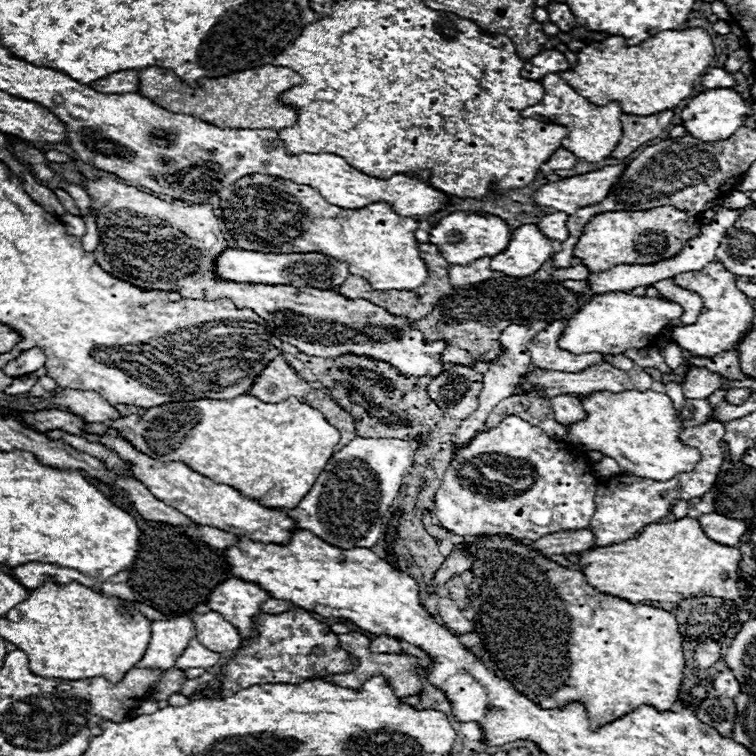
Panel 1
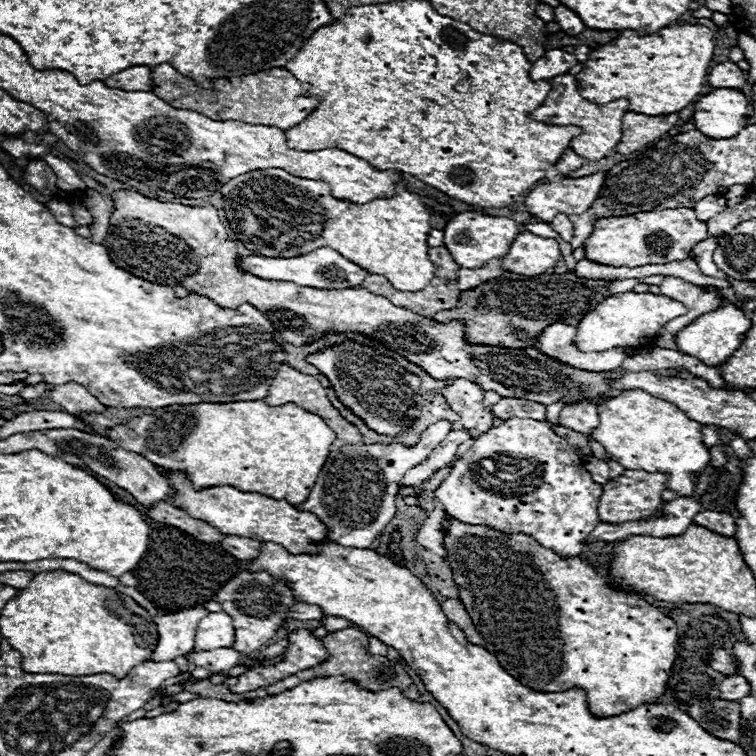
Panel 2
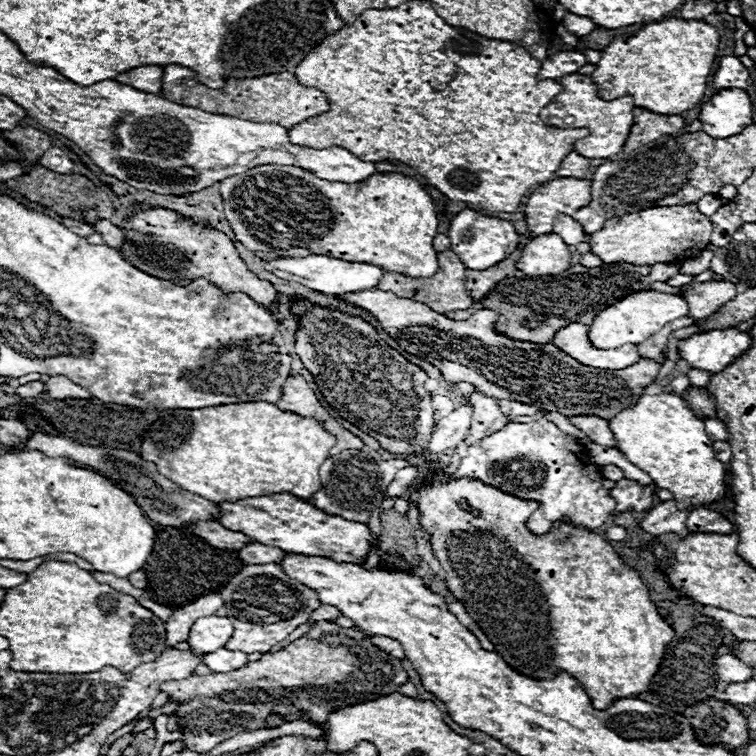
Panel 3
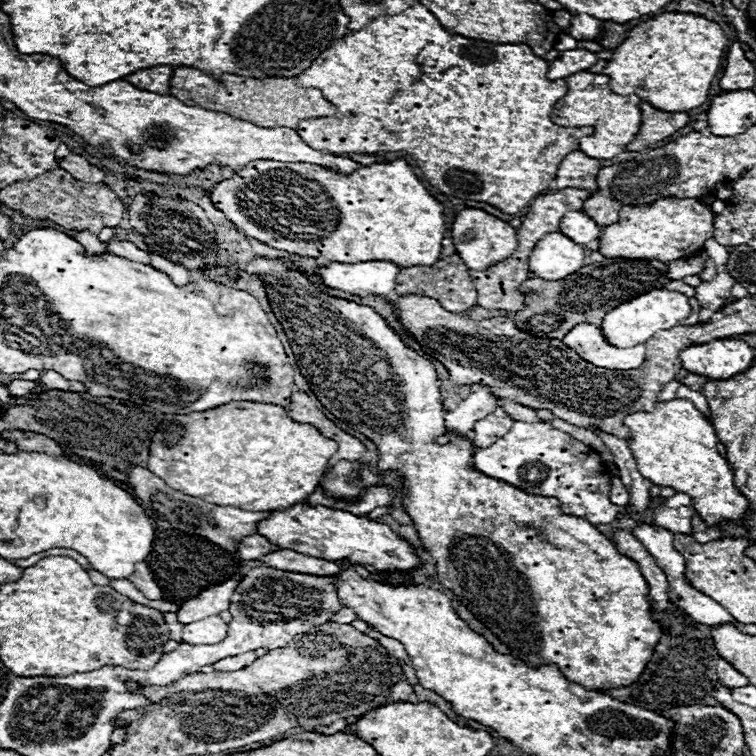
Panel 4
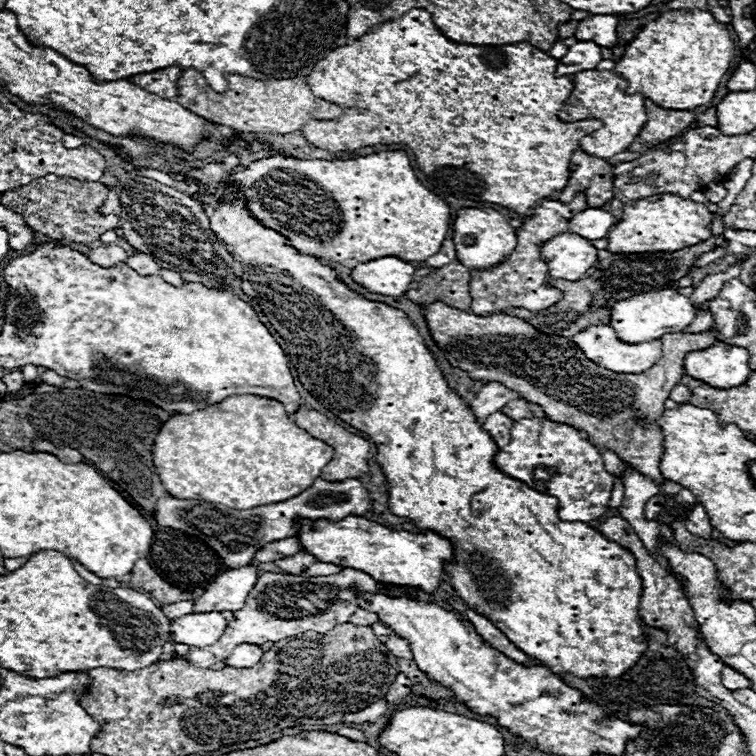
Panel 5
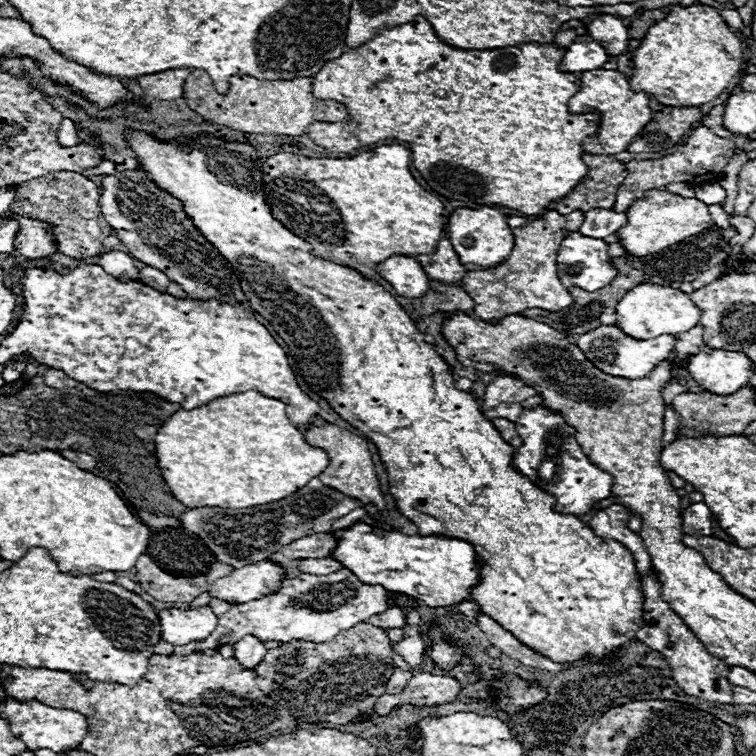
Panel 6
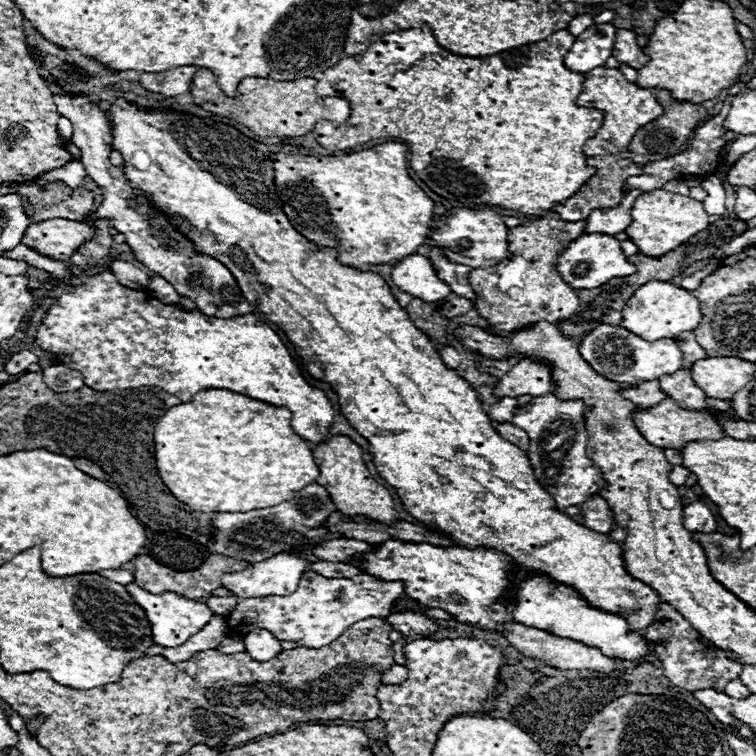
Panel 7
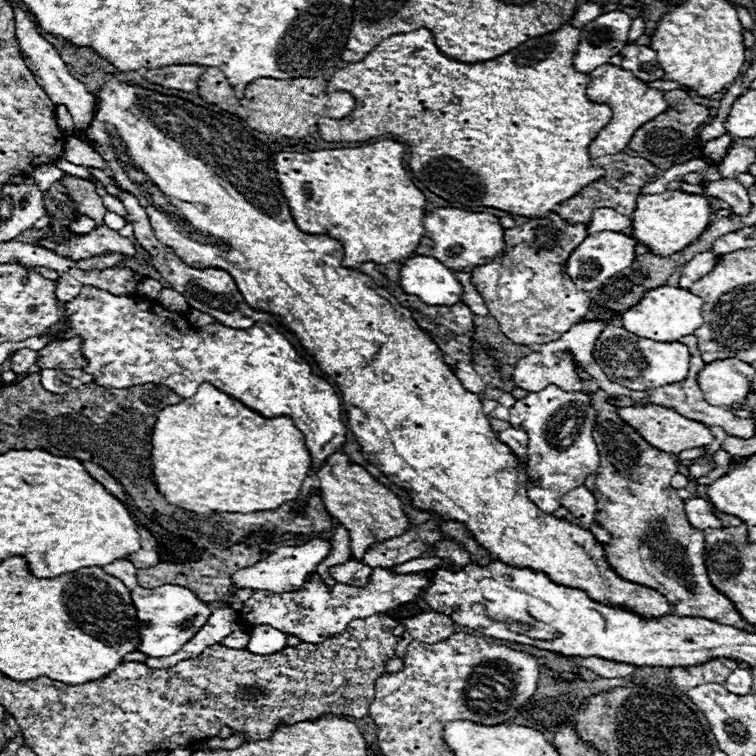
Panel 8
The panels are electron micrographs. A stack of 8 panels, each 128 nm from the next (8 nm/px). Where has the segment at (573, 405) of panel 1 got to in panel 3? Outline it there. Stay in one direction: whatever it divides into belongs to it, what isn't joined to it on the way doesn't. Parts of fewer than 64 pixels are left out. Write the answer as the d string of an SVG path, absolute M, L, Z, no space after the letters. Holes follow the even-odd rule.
M572 416L572 418L568 418L568 420L570 420L570 424L574 424L578 430L582 430L592 442L614 448L612 430L608 428L608 422L606 422L604 418L596 418L596 416Z

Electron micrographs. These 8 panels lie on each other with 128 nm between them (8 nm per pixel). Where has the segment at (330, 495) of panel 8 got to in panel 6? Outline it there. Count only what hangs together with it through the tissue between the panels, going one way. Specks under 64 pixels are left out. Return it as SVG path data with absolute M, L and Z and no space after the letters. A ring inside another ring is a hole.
M326 422L324 426L310 424L308 428L302 428L302 432L304 432L304 438L308 444L322 448L330 456L328 470L324 470L324 474L318 476L322 480L322 484L336 488L350 498L358 498L362 504L374 504L380 510L384 508L384 496L380 492L380 484L378 484L378 478L374 472L374 464L372 464L372 456L370 456L366 440L362 440L360 436L356 436L336 424L330 424L330 422Z

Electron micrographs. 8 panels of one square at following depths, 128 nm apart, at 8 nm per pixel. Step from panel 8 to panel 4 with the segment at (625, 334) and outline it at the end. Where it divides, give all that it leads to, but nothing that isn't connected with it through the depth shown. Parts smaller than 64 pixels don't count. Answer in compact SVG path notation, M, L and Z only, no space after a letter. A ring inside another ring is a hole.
M578 324L562 340L568 348L576 350L580 358L594 366L608 370L632 370L646 360L646 346L636 344L632 348L614 348L606 342L600 326Z

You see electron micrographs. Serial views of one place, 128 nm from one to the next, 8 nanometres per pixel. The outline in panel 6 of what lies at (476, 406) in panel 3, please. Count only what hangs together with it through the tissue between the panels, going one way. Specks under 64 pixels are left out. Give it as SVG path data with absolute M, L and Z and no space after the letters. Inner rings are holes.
M494 418L492 424L494 424L494 428L500 432L500 436L502 436L510 446L518 448L518 446L522 444L522 442L520 442L520 436L518 436L518 432L516 432L516 428L514 428L514 422L504 420L504 418Z

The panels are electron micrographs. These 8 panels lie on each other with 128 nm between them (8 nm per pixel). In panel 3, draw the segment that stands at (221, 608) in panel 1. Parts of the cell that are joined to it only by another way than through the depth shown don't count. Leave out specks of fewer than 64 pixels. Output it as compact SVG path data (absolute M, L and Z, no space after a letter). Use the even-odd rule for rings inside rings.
M244 566L240 574L236 574L222 590L224 608L228 618L232 618L234 634L228 640L228 650L240 650L246 654L266 652L278 642L282 642L296 626L308 622L308 614L320 606L318 594L312 588L288 578L280 566ZM240 604L248 606L240 606ZM256 608L266 608L270 612L256 612Z

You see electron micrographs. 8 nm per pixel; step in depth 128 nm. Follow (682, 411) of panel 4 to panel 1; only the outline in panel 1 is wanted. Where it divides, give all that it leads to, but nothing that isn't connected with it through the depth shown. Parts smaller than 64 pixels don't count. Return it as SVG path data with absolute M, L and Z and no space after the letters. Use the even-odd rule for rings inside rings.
M626 390L618 394L592 392L580 402L588 412L588 418L584 418L584 422L576 422L576 426L566 426L566 442L584 444L588 452L596 450L614 458L624 472L652 480L670 480L678 472L694 470L700 462L700 450L684 446L678 440L682 430L680 418L666 394L654 390Z

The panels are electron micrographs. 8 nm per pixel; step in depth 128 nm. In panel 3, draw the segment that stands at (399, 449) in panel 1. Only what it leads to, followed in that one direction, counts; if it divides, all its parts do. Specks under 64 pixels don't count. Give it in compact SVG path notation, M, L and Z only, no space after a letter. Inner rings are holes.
M464 404L462 408L454 410L452 414L440 418L434 426L434 432L430 436L430 442L428 442L428 452L430 454L438 454L438 452L444 452L448 448L456 448L466 432L468 432L468 420L472 416L472 408L468 404ZM344 450L336 456L330 456L324 466L320 466L320 490L308 500L310 504L318 506L326 514L342 516L350 522L368 524L368 518L374 508L378 508L384 500L386 488L394 480L396 472L406 468L408 462L400 458L384 460L376 450Z

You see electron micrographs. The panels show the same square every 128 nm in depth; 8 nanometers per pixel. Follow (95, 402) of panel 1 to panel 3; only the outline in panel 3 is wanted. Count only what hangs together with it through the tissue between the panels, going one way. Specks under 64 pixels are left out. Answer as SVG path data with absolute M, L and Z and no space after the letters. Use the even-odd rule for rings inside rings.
M56 376L56 378L48 378L46 380L46 390L50 394L52 400L74 400L74 398L92 398L88 394L88 390L84 390L82 386L74 384L70 378L66 376Z

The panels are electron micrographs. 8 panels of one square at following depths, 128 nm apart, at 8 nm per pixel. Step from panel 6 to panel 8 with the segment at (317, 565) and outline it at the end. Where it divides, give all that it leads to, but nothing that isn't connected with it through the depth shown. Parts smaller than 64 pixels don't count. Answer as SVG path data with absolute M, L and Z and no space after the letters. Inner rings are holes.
M348 560L348 562L344 562L344 564L330 566L328 572L330 572L330 576L332 576L336 582L362 587L368 584L372 568L366 566L366 564L360 564L360 562L356 562L356 560Z

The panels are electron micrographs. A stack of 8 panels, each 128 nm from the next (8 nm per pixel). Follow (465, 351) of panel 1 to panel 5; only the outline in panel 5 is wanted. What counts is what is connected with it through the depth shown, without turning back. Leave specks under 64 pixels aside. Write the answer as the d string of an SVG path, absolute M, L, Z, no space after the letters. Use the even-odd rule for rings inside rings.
M714 236L696 244L696 246L690 246L690 248L684 248L684 250L678 250L678 252L672 252L672 254L664 254L664 252L656 252L656 254L650 254L650 252L644 252L644 254L612 254L610 258L606 260L600 260L596 262L596 266L592 266L592 270L588 270L586 278L580 280L580 282L568 282L568 280L554 280L552 278L552 286L556 286L564 298L560 302L556 302L556 306L550 306L548 310L540 310L540 312L530 312L530 310L506 310L506 314L510 316L516 316L516 318L522 318L526 322L530 322L534 328L542 330L542 332L550 332L550 334L560 334L560 336L574 336L576 332L588 328L588 326L602 326L602 324L608 324L610 322L610 316L604 316L604 308L612 308L618 300L624 300L624 298L630 298L630 296L636 296L640 292L648 292L648 290L658 290L658 288L666 288L668 282L678 282L680 278L686 276L686 272L692 270L696 258L704 252L710 252L714 248Z

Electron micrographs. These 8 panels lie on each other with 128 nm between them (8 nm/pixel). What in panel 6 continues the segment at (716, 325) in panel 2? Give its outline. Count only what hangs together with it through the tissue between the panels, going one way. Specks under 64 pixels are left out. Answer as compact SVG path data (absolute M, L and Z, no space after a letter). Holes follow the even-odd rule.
M708 350L688 360L688 372L704 390L728 396L748 384L754 368L744 352Z

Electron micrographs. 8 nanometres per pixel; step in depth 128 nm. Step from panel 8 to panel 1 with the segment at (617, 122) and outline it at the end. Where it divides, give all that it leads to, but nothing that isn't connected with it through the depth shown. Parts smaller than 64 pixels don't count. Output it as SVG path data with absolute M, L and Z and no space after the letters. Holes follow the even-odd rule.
M548 74L548 78L542 78L540 84L544 86L544 98L534 106L524 108L522 114L528 118L538 118L538 120L566 126L568 136L564 138L562 148L570 150L578 160L600 162L600 160L608 158L622 136L622 124L620 124L622 108L620 108L620 104L610 102L606 106L594 106L594 104L586 102L586 98L582 98L576 90L572 90L558 74Z

